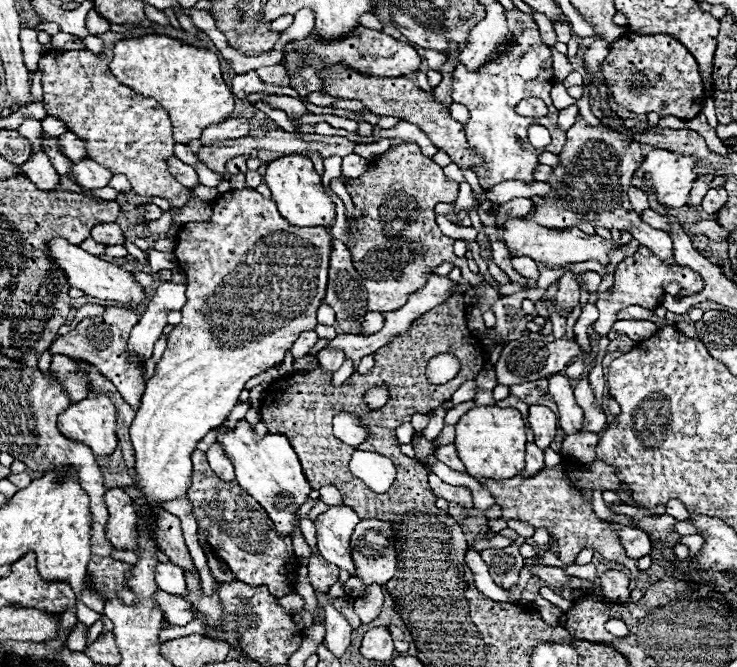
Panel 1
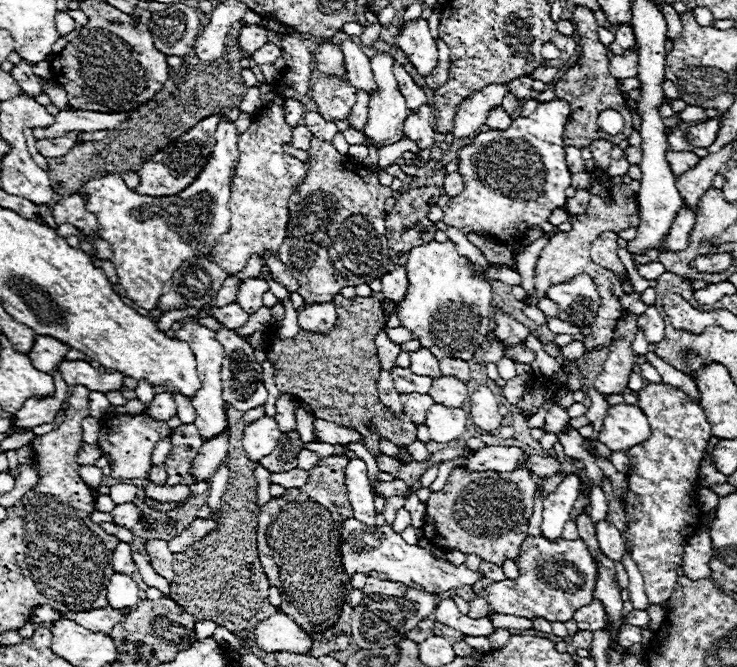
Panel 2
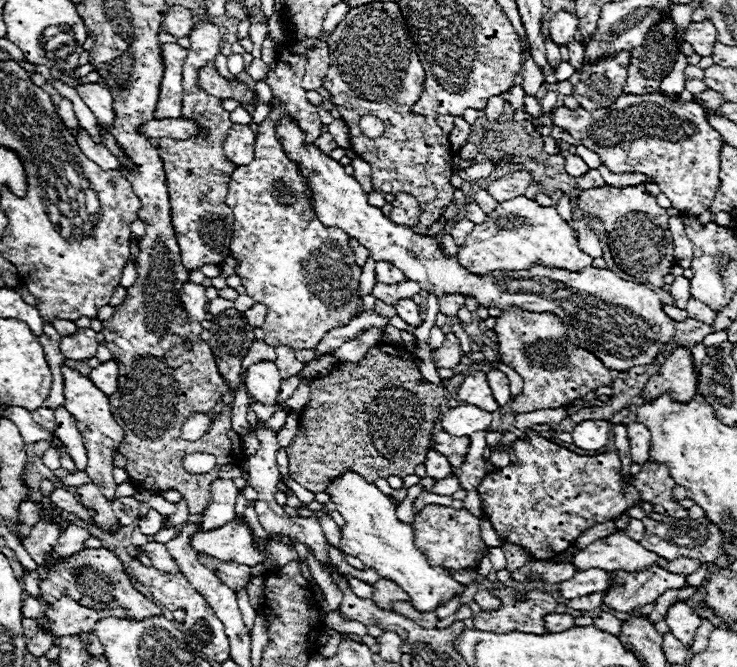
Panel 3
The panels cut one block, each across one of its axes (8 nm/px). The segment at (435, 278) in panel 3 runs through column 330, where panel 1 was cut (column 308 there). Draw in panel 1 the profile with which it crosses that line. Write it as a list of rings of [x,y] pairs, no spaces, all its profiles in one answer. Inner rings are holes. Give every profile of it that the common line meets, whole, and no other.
[[[288,154],[288,156],[276,158],[274,162],[268,164],[264,182],[268,184],[268,188],[272,192],[272,200],[278,204],[280,214],[292,226],[324,226],[324,228],[334,226],[336,206],[334,206],[332,198],[326,194],[322,180],[316,174],[310,158],[304,158],[300,154]]]

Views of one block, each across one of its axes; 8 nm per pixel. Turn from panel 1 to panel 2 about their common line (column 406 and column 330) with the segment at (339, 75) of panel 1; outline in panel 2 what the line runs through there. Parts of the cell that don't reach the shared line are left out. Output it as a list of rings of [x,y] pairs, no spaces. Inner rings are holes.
[[[320,78],[312,86],[310,96],[318,104],[318,114],[330,122],[348,118],[352,106],[356,104],[356,88],[340,78]]]

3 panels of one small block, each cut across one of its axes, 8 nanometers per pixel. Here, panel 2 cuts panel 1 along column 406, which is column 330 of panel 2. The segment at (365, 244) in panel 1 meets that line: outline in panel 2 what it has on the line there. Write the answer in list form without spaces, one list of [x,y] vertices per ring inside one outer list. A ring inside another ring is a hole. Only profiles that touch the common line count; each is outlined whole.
[[[310,138],[306,178],[296,186],[288,200],[290,222],[286,238],[278,250],[282,262],[300,284],[300,294],[306,304],[330,302],[344,286],[370,284],[382,274],[394,270],[388,258],[384,202],[390,188],[378,184],[378,172],[364,170],[336,152],[330,142]]]

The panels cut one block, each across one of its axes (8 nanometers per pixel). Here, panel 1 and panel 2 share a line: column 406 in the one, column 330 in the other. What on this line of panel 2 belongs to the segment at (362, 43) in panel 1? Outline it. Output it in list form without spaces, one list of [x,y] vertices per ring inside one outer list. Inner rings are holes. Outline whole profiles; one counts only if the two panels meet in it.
[[[320,44],[314,48],[314,62],[316,62],[316,68],[324,74],[334,74],[334,76],[342,76],[346,74],[344,70],[344,56],[342,56],[342,50],[334,44]]]

